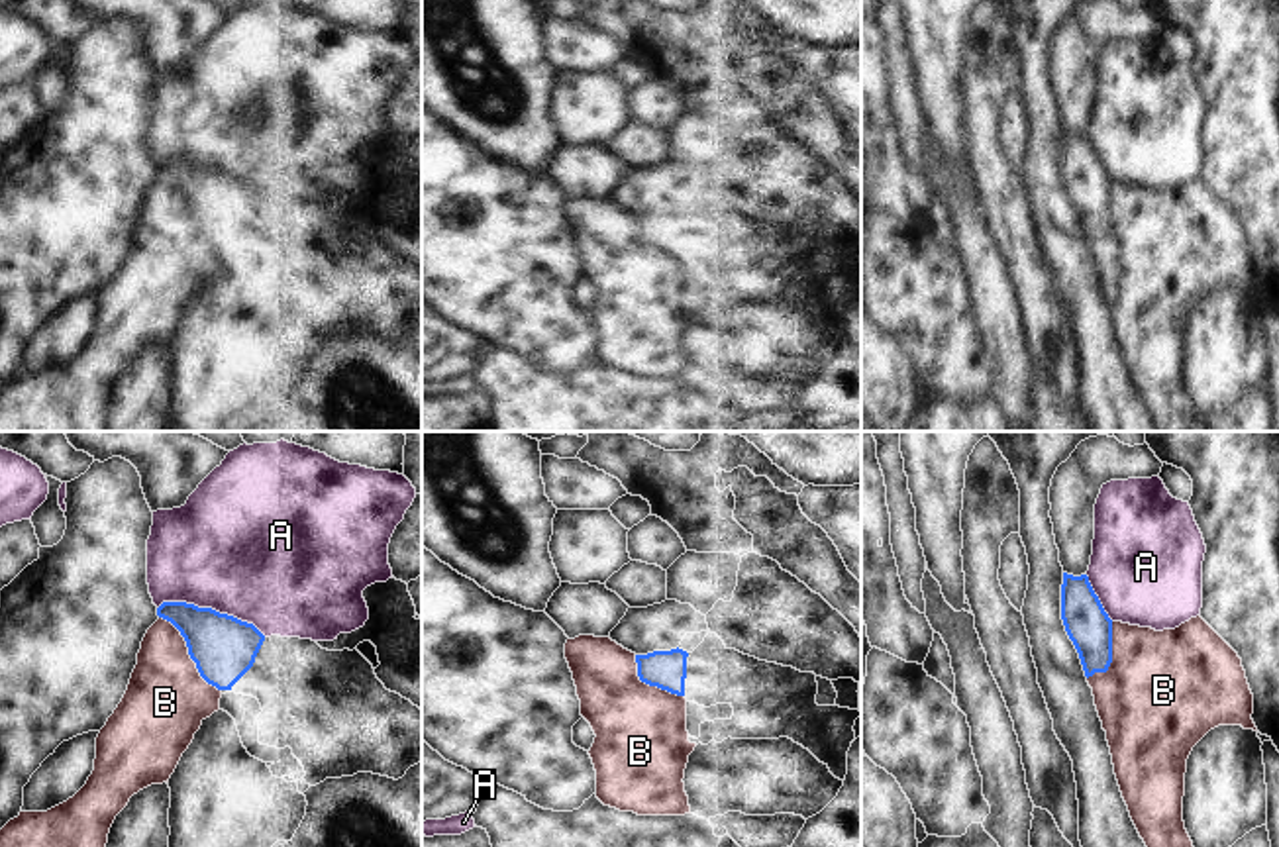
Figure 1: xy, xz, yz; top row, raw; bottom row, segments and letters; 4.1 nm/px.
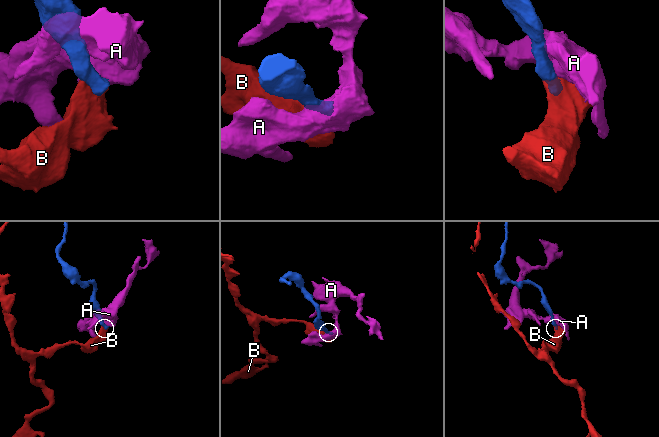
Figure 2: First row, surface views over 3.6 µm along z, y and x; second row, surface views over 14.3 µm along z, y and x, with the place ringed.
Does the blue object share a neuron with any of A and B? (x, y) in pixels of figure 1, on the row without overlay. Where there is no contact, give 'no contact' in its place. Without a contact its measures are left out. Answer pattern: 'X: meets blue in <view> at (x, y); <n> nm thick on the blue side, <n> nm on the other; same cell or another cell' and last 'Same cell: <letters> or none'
A: meets blue in xy at (210, 169); 260 nm thick on the blue side, 500 nm on the other; another cell
B: meets blue in xy at (189, 214); 260 nm thick on the blue side, 340 nm on the other; another cell
Same cell: none

